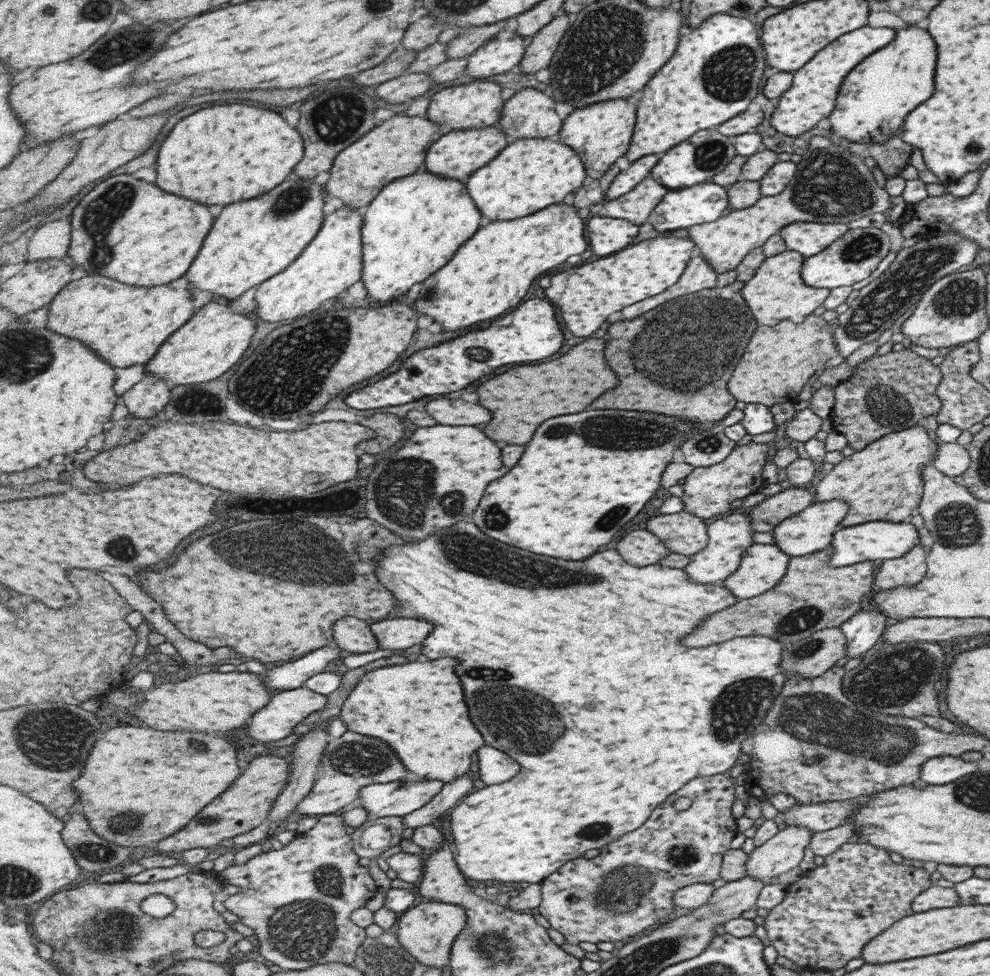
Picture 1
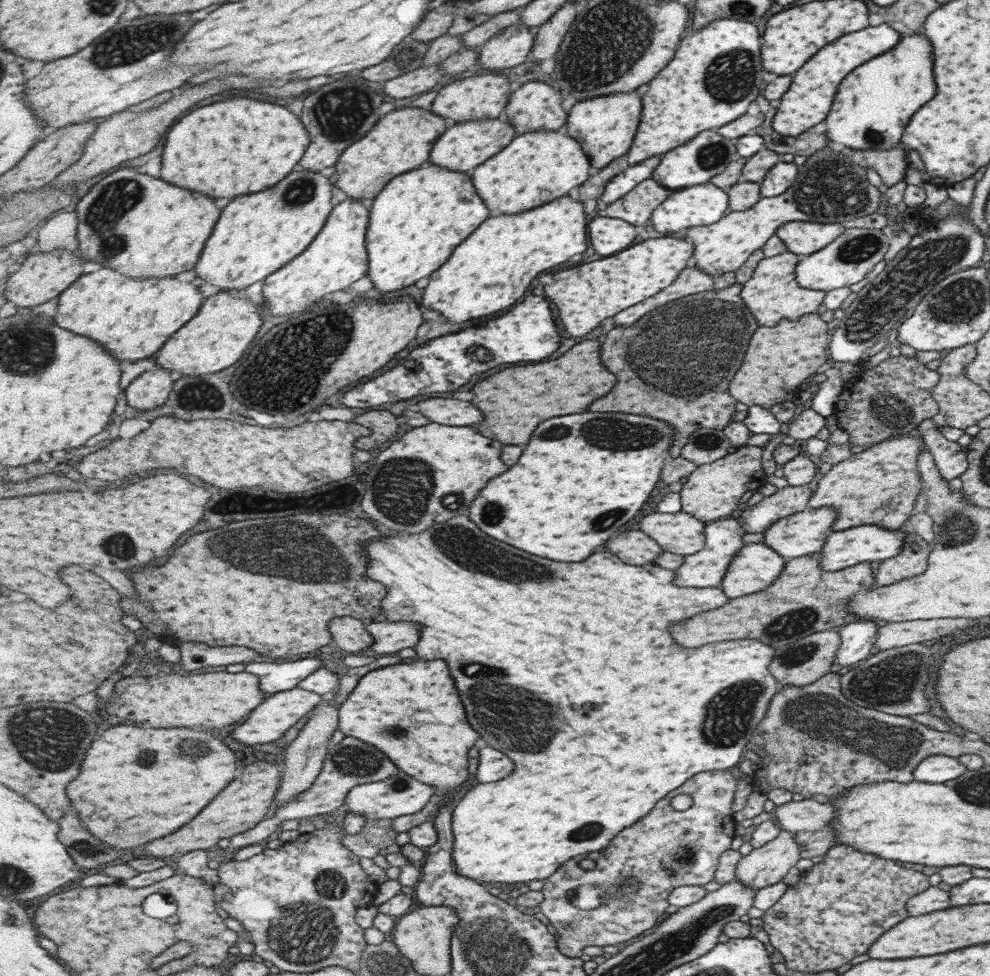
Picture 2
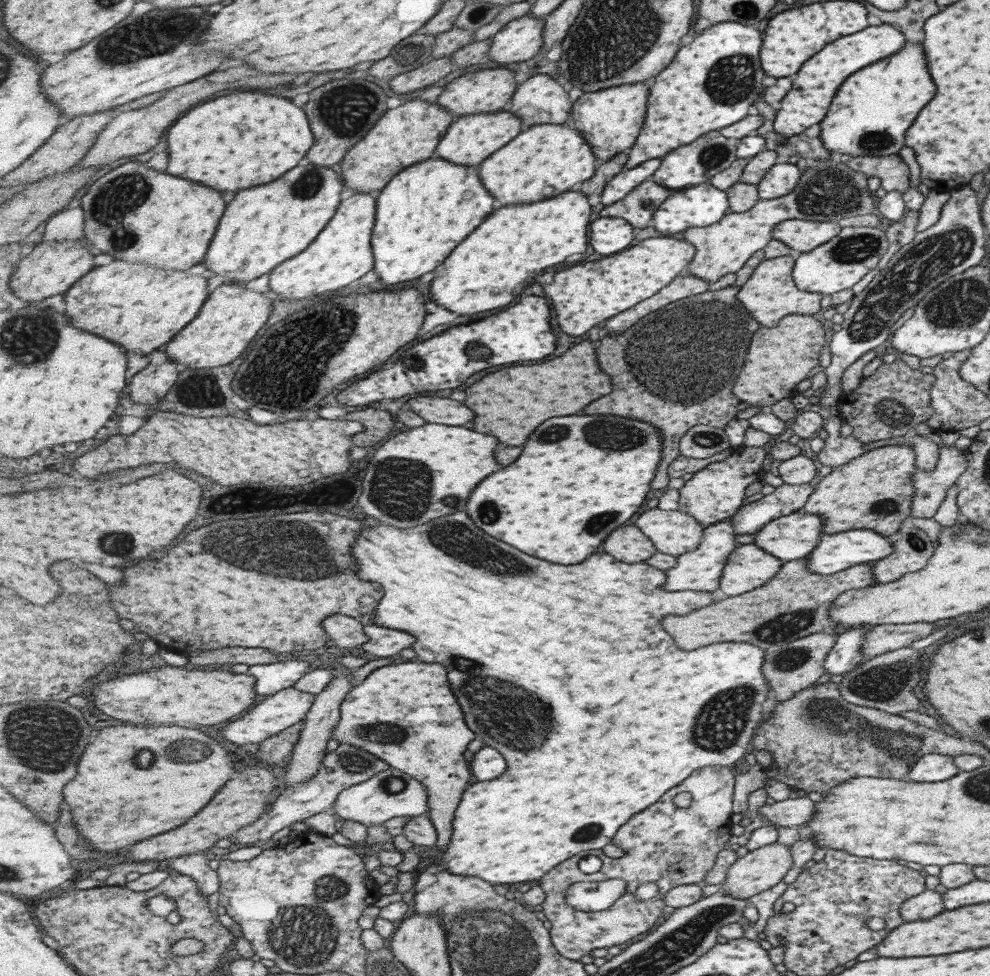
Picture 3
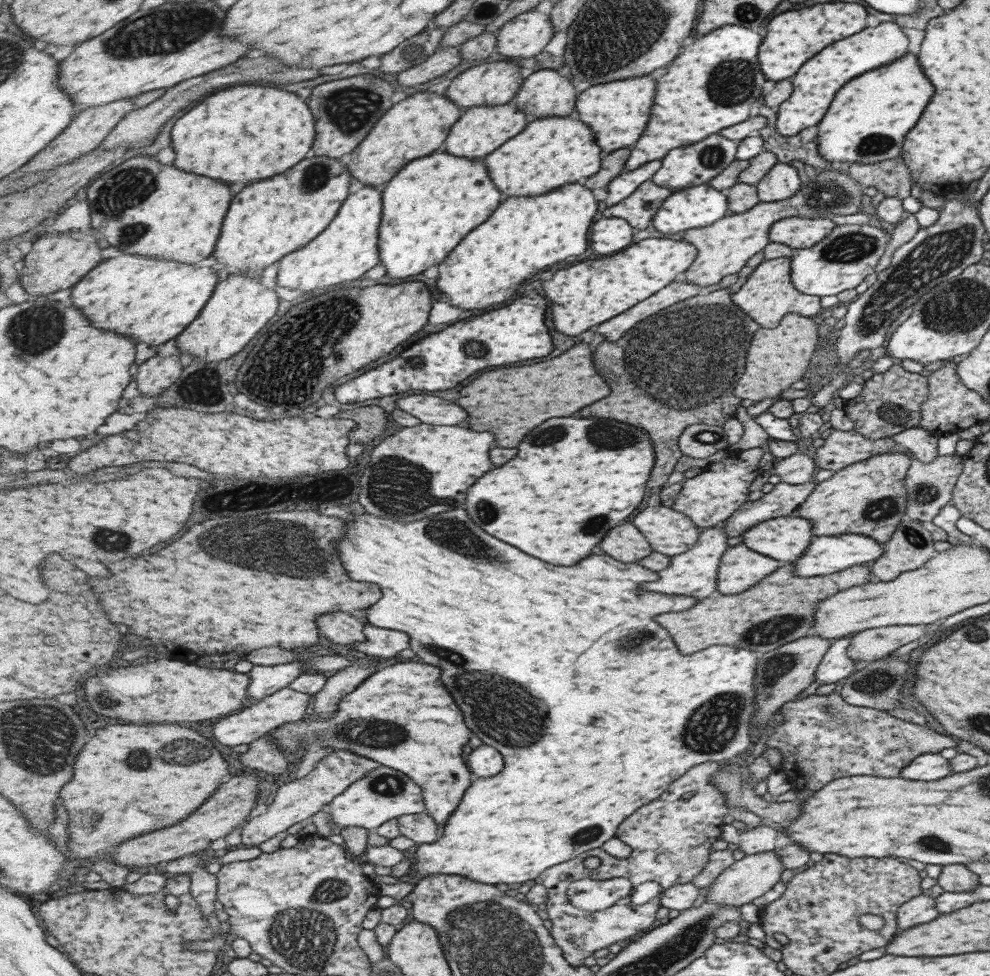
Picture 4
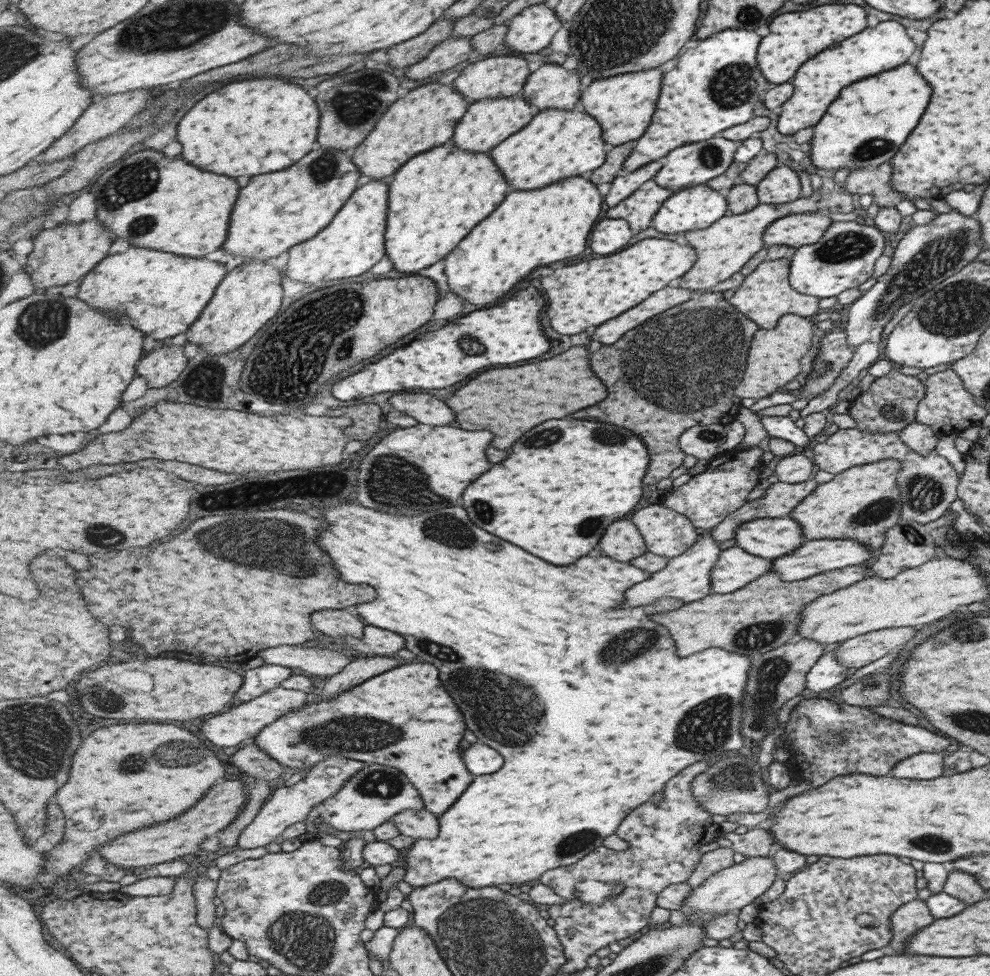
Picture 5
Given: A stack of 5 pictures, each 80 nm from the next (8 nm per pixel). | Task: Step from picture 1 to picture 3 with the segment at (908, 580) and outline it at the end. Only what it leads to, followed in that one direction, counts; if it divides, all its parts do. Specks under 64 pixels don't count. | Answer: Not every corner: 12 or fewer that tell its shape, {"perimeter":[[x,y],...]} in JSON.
{"perimeter":[[909,517],[871,563],[875,583],[921,570],[934,549]]}

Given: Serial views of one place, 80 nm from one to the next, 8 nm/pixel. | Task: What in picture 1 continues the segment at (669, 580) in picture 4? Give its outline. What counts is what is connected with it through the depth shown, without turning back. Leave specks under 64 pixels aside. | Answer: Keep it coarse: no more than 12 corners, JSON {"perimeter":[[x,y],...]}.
{"perimeter":[[745,510],[709,521],[708,546],[684,569],[699,584],[737,570],[753,543]]}

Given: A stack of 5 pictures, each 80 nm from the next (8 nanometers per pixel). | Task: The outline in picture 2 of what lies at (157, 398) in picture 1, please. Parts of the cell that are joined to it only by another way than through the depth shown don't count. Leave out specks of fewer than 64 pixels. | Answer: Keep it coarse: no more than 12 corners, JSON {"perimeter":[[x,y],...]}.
{"perimeter":[[158,365],[124,390],[140,411],[163,406],[173,392],[171,371]]}

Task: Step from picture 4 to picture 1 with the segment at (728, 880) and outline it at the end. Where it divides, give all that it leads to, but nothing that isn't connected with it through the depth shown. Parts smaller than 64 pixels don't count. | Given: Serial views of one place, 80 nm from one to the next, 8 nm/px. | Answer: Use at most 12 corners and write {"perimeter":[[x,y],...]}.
{"perimeter":[[780,826],[750,852],[746,875],[764,884],[801,862],[811,830]]}

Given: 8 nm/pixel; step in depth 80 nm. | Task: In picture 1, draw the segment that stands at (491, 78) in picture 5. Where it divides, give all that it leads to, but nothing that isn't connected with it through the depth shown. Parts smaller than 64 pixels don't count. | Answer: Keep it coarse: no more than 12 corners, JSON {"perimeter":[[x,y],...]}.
{"perimeter":[[484,79],[441,89],[426,118],[443,134],[493,127],[503,88]]}

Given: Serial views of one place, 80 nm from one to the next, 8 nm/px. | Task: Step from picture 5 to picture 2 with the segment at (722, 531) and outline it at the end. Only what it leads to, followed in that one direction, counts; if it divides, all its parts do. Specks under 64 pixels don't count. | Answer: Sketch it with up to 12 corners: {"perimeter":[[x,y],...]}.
{"perimeter":[[787,486],[737,514],[744,533],[766,532],[807,507],[811,490]]}

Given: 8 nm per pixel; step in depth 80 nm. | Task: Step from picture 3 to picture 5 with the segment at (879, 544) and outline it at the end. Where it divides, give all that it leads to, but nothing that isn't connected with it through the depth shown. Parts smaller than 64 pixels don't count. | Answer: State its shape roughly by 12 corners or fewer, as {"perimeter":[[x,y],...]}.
{"perimeter":[[807,540],[770,560],[784,581],[846,566],[877,552],[855,540]]}

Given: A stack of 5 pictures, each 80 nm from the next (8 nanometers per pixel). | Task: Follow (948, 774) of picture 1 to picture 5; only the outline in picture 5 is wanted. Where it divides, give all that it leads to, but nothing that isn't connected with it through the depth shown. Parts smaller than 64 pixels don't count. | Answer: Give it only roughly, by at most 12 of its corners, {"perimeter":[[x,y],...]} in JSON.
{"perimeter":[[942,753],[900,760],[891,777],[931,780],[941,776]]}

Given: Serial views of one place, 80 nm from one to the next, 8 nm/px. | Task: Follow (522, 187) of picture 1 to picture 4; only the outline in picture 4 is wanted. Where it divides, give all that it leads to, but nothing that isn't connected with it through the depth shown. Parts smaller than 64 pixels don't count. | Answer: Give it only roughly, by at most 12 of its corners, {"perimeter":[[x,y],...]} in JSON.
{"perimeter":[[535,120],[486,156],[505,201],[601,170],[587,123]]}

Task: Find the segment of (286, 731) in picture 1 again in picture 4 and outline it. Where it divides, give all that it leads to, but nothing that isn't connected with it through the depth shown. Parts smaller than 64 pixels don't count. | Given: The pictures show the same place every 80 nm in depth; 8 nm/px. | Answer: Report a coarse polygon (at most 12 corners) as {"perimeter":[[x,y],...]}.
{"perimeter":[[285,687],[215,724],[227,746],[250,746],[301,720],[310,694]]}

